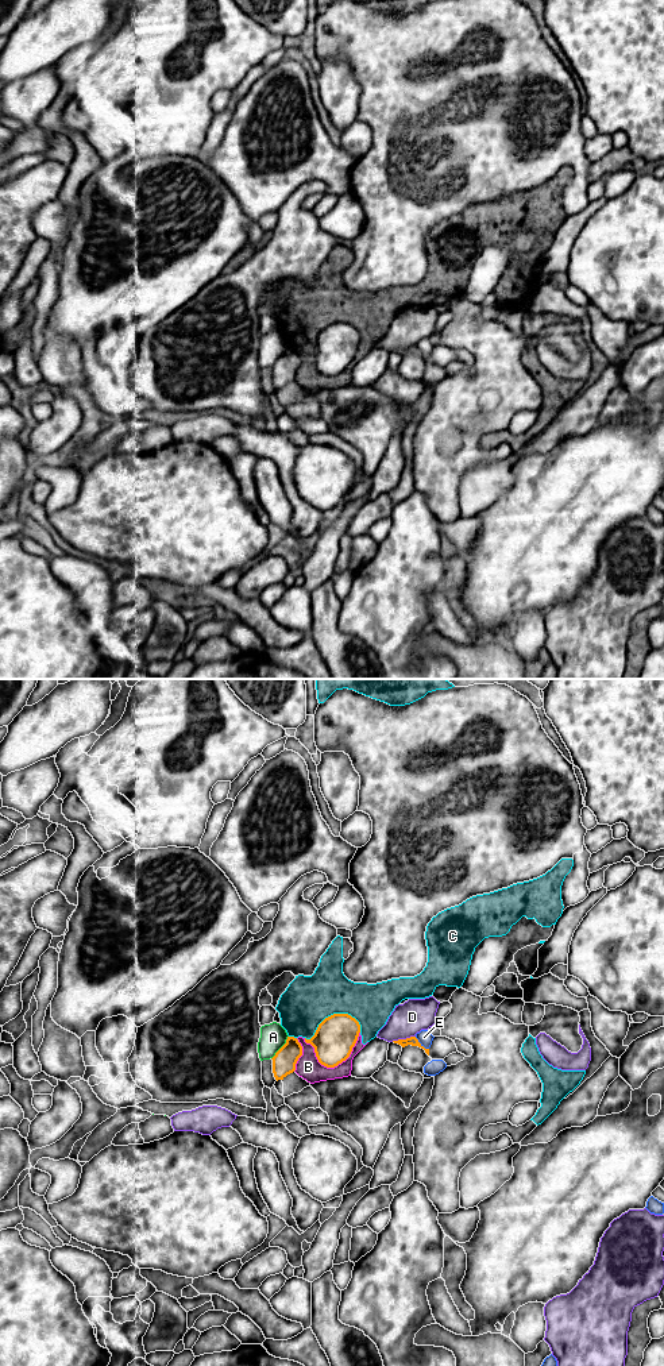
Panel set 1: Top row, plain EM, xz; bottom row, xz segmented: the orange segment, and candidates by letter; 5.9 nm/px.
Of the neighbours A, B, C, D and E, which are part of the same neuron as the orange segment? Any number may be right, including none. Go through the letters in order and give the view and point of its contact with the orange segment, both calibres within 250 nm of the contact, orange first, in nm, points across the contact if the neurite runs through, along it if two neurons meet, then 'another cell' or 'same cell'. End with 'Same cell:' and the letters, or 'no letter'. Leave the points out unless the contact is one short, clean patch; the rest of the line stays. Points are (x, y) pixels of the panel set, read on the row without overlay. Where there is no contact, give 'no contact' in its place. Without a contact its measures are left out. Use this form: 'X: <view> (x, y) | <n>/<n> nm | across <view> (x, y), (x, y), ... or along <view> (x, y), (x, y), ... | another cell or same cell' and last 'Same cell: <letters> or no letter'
A: xz (281, 357) | 140/160 nm | another cell
B: xz (334, 375) | 240/140 nm | another cell
C: xz (331, 324) | 240/300 nm | another cell
D: xz (402, 348) | 60/200 nm | another cell
E: xz (420, 352) | 60/90 nm | along xz (414, 346), (428, 358) | another cell
Same cell: no letter

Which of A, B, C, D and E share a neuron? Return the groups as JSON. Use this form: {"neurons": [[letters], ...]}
{"neurons": [["A"], ["B", "C"], ["D"], ["E"]]}

